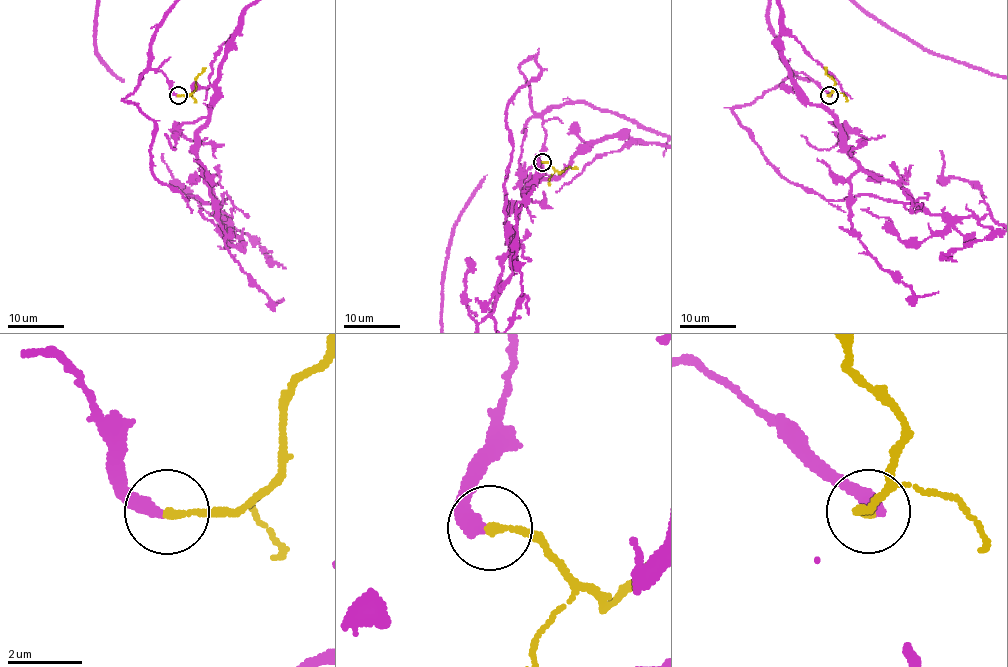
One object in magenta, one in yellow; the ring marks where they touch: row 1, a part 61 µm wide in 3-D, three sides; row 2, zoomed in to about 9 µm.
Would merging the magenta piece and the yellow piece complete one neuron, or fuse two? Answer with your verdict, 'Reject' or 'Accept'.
Accept

